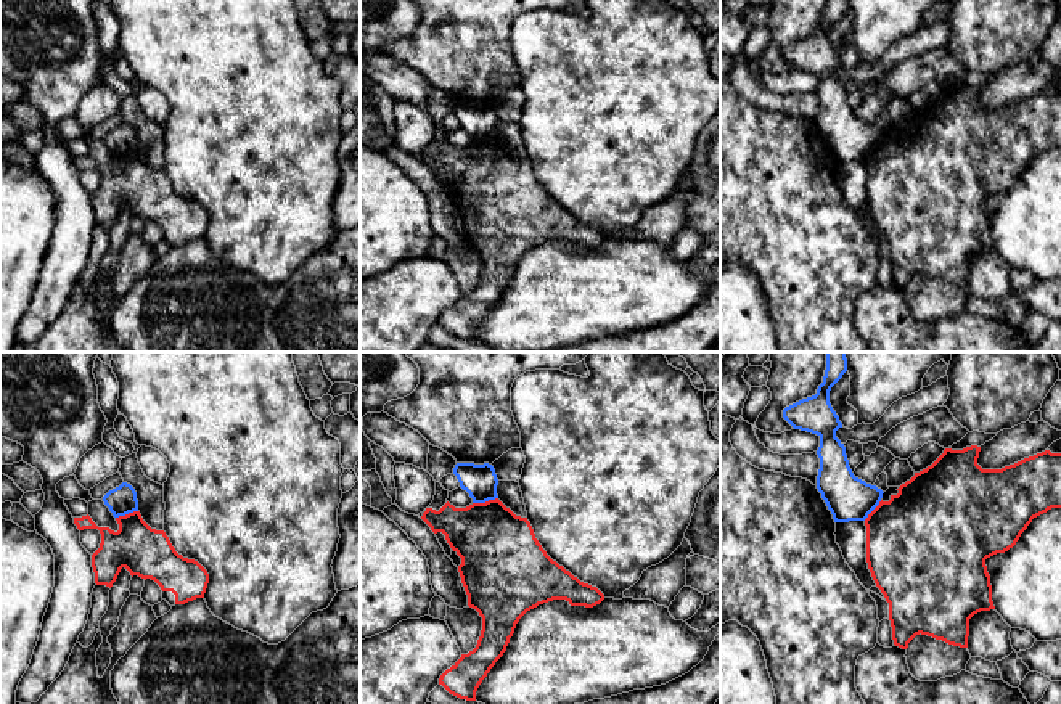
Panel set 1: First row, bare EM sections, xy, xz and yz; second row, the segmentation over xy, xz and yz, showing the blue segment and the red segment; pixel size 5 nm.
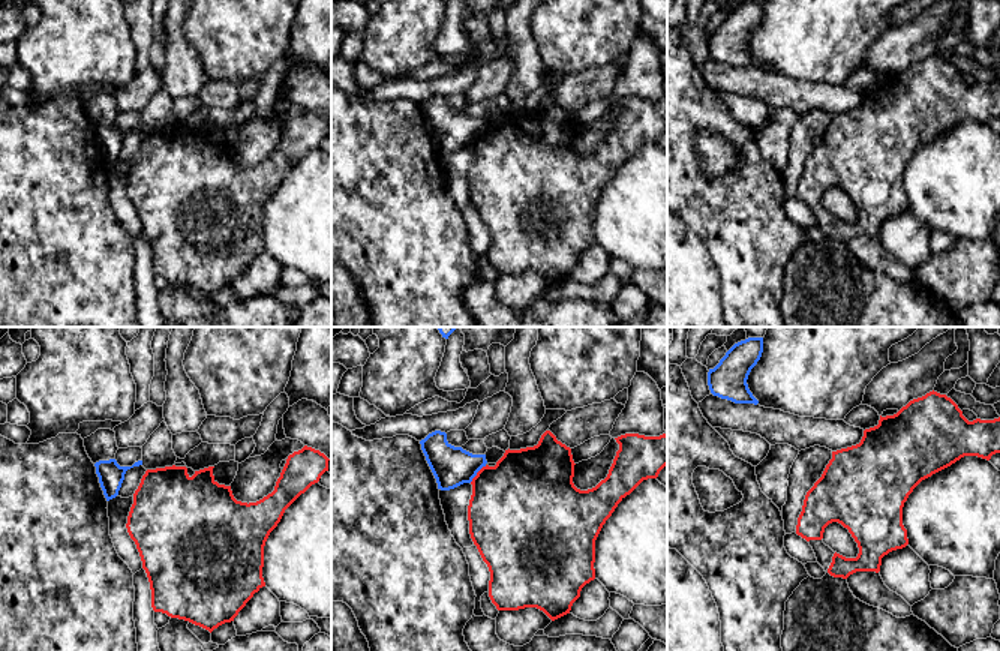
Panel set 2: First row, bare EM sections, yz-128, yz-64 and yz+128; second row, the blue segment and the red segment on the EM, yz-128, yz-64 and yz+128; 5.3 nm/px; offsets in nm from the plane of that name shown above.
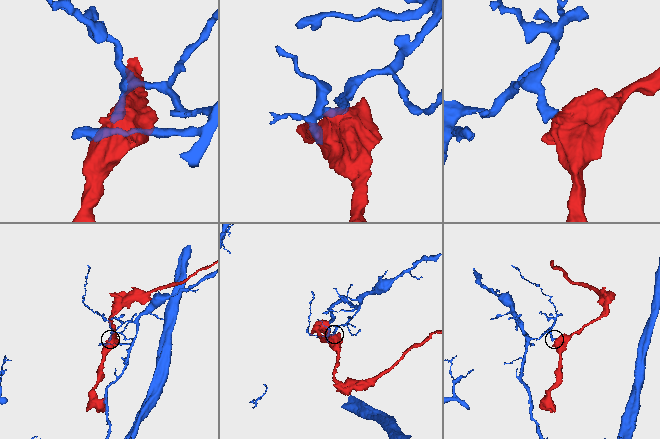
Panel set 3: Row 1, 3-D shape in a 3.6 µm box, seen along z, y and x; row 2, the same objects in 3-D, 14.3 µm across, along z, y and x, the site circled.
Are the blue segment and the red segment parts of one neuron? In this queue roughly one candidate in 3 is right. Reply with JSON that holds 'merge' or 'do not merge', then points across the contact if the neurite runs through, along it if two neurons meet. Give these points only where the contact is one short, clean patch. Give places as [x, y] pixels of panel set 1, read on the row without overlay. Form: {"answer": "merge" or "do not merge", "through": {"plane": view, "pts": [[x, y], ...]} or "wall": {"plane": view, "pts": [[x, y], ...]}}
{"answer": "do not merge", "wall": {"plane": "xz", "pts": [[497, 137], [473, 143]]}}

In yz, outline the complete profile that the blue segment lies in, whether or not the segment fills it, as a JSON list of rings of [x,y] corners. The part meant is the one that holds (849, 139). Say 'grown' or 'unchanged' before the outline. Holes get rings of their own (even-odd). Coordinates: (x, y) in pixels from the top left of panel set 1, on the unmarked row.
unchanged | [[[826,0],[823,23],[817,34],[783,50],[783,58],[794,69],[820,77],[817,129],[834,162],[865,161],[884,133],[876,125],[854,116],[846,87],[836,77],[836,71],[842,68],[842,63],[830,43],[830,31],[846,11],[847,0]]]

